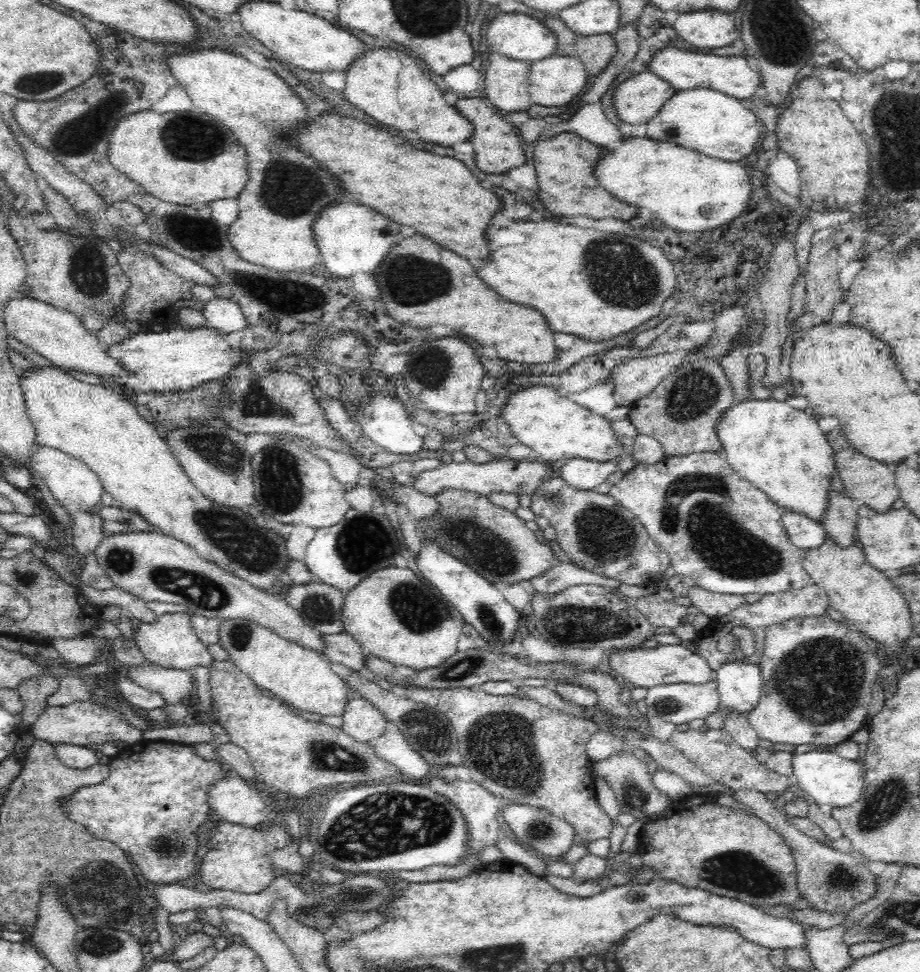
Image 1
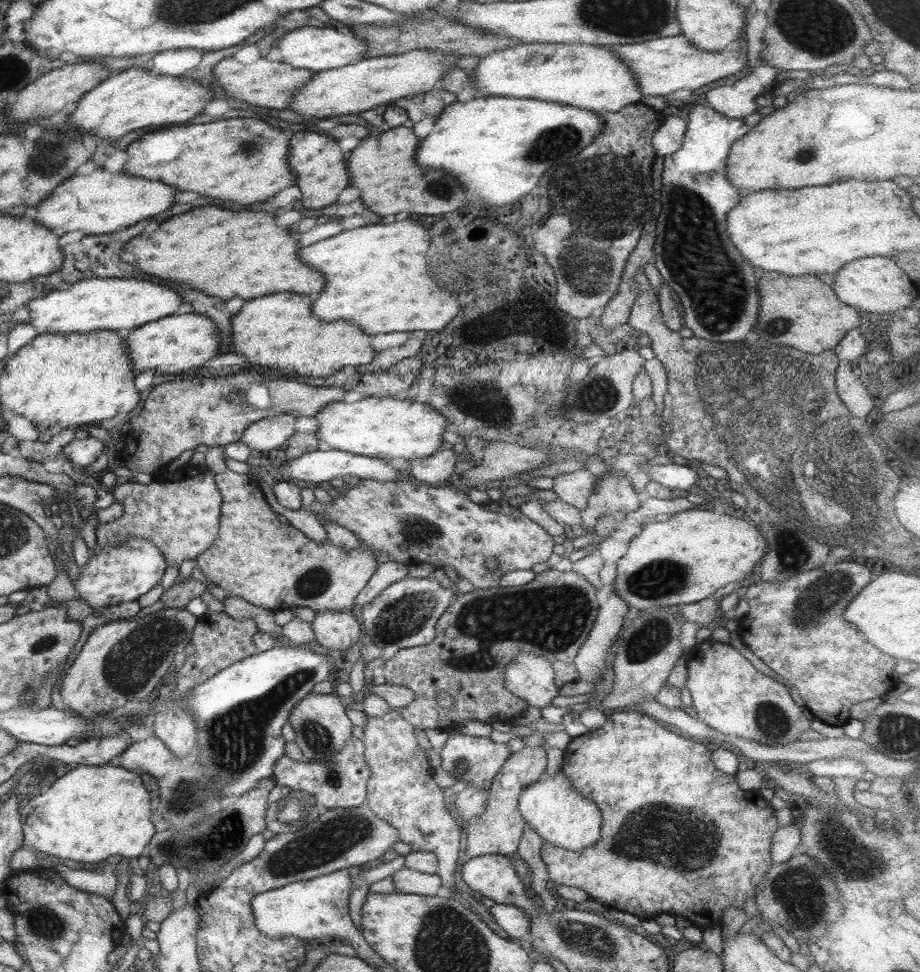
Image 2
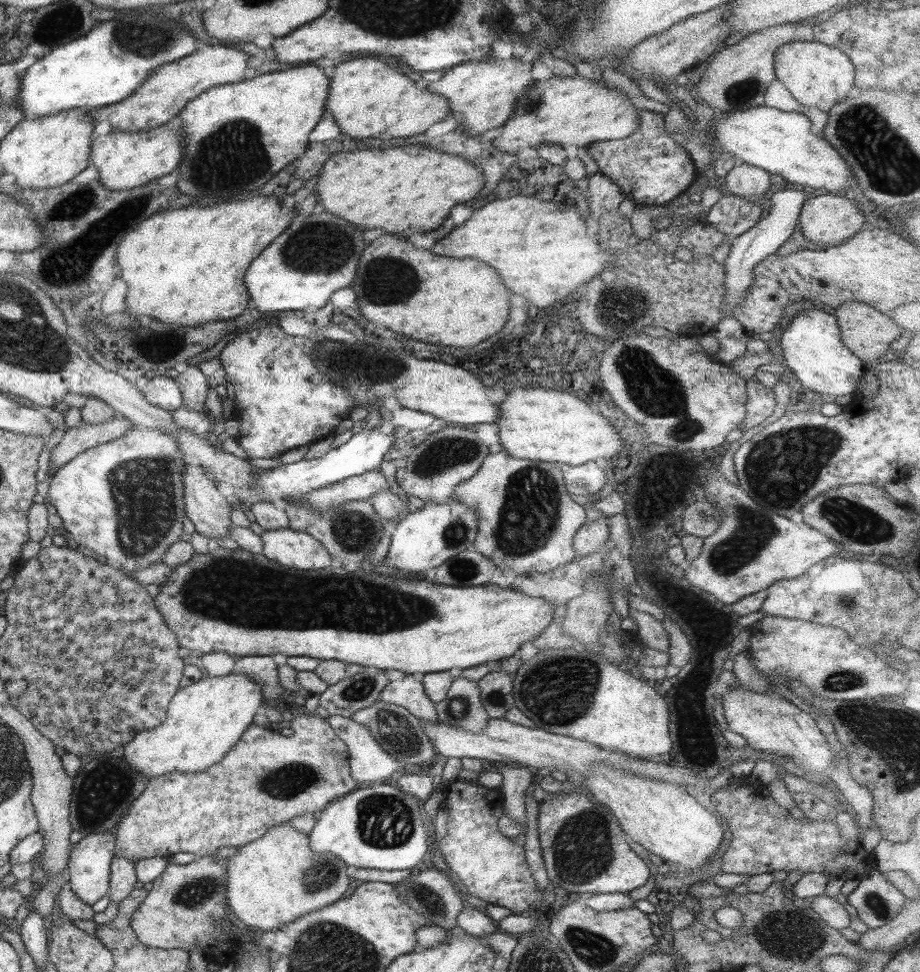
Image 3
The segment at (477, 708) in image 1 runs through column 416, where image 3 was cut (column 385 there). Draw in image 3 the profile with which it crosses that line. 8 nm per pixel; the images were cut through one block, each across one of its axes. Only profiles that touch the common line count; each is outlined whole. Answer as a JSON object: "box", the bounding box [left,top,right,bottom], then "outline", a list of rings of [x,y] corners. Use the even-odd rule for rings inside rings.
{"box":[377,673,436,722],"outline":[[[405,673],[402,679],[388,681],[377,699],[404,708],[420,722],[436,722],[434,703],[427,698],[417,675]]]}

